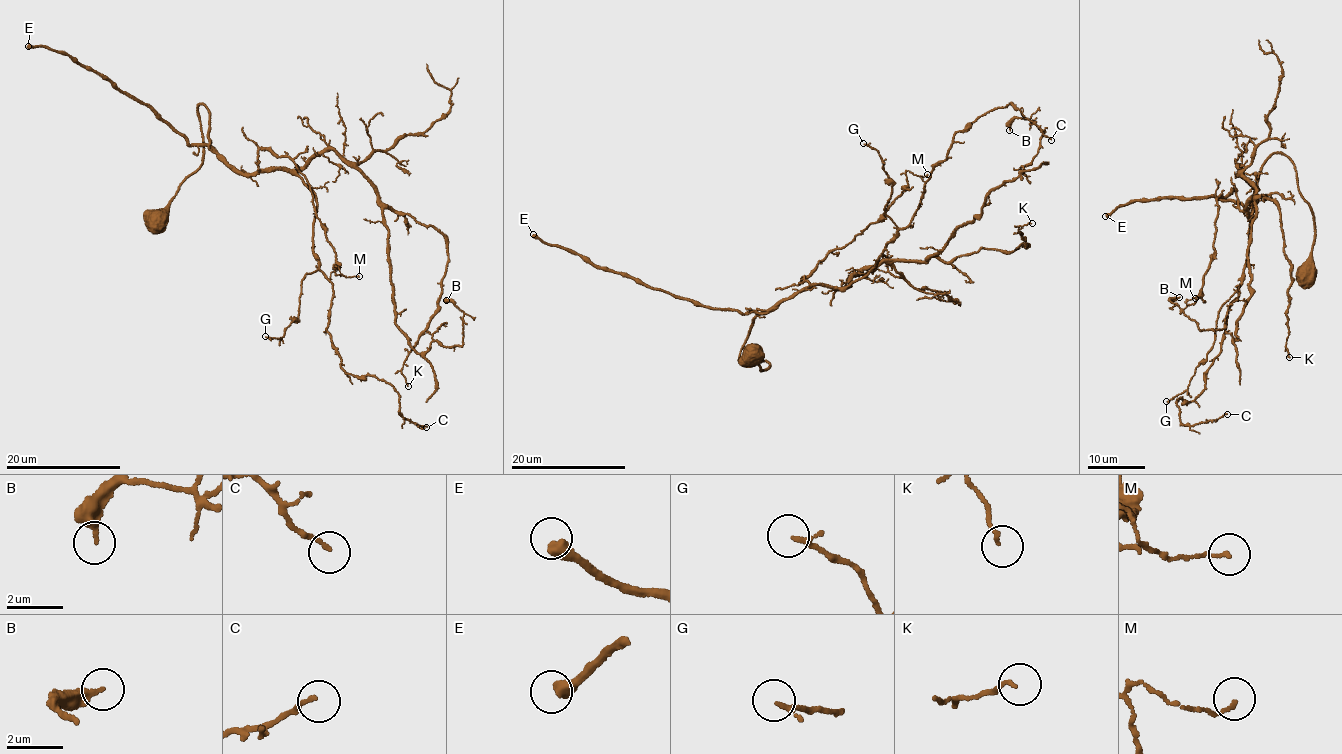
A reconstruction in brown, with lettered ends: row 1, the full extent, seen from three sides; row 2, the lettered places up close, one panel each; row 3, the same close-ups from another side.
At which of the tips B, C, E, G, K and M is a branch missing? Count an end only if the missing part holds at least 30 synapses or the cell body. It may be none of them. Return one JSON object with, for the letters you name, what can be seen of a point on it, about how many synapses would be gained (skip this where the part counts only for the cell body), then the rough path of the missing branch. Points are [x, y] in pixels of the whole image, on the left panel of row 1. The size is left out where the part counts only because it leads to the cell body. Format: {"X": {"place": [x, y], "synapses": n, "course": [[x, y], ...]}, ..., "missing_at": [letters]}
{"E": {"place": [28, 46], "synapses": 200}, "missing_at": ["E"]}

